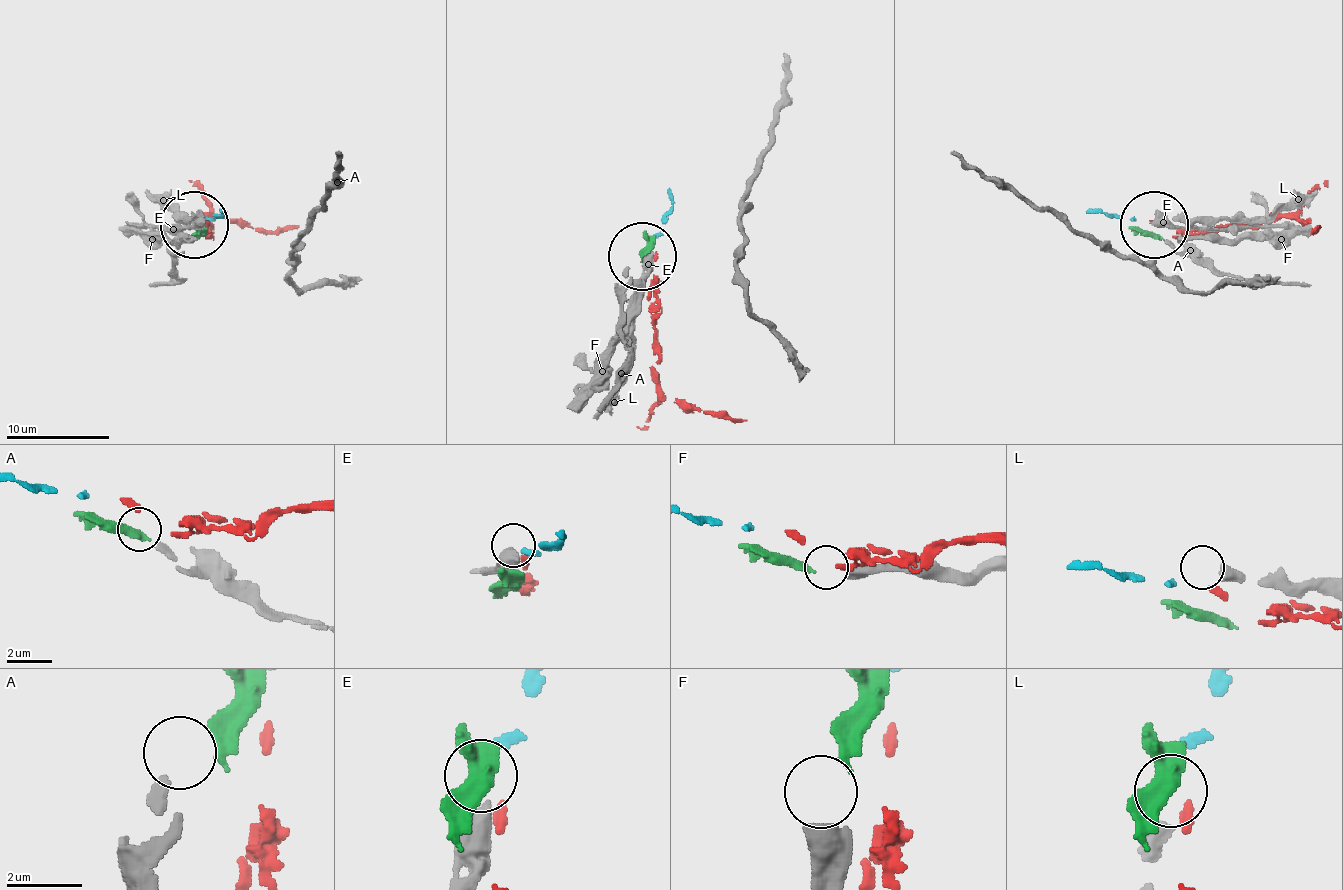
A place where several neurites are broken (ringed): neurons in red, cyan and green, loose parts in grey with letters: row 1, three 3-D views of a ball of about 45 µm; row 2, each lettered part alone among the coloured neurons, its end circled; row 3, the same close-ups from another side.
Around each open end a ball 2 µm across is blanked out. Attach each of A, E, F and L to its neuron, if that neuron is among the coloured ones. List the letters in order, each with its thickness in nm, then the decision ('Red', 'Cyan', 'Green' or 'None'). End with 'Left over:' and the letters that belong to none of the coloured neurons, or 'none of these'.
A: Thickness 280 nm. None
E: Thickness 550 nm. Cyan
F: Thickness 600 nm. Green
L: Thickness 500 nm. None
Left over: A, L

